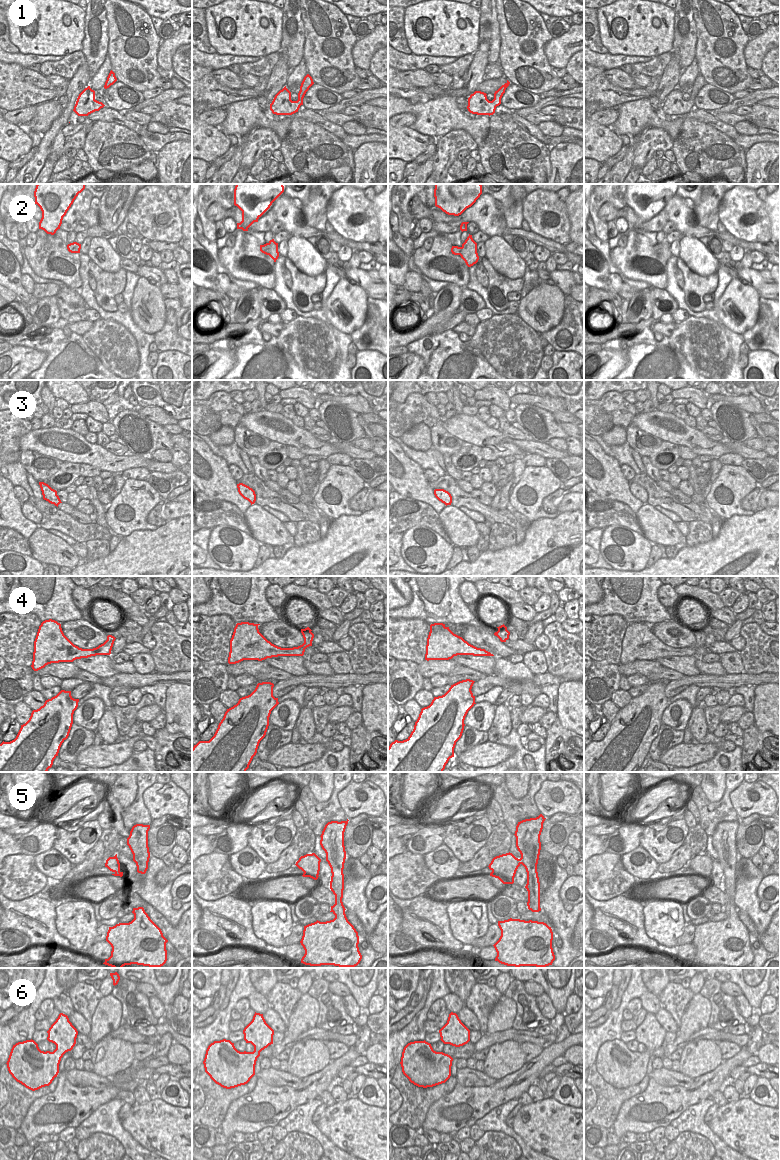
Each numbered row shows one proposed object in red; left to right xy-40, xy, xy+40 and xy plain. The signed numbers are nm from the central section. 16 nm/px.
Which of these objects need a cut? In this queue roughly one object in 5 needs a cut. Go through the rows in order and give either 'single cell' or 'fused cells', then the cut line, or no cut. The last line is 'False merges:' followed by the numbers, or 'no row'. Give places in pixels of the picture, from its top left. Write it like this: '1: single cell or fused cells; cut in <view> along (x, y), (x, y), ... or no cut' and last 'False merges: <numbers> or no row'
1: single cell; no cut
2: fused cells; cut in xy along (270, 243), (270, 250), (266, 254)
3: fused cells; cut in xy along (239, 483), (239, 492)
4: single cell; no cut
5: single cell; no cut
6: single cell; no cut
False merges: 2, 3

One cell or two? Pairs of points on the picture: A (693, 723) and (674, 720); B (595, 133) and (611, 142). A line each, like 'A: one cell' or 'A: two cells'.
A: two cells
B: one cell

